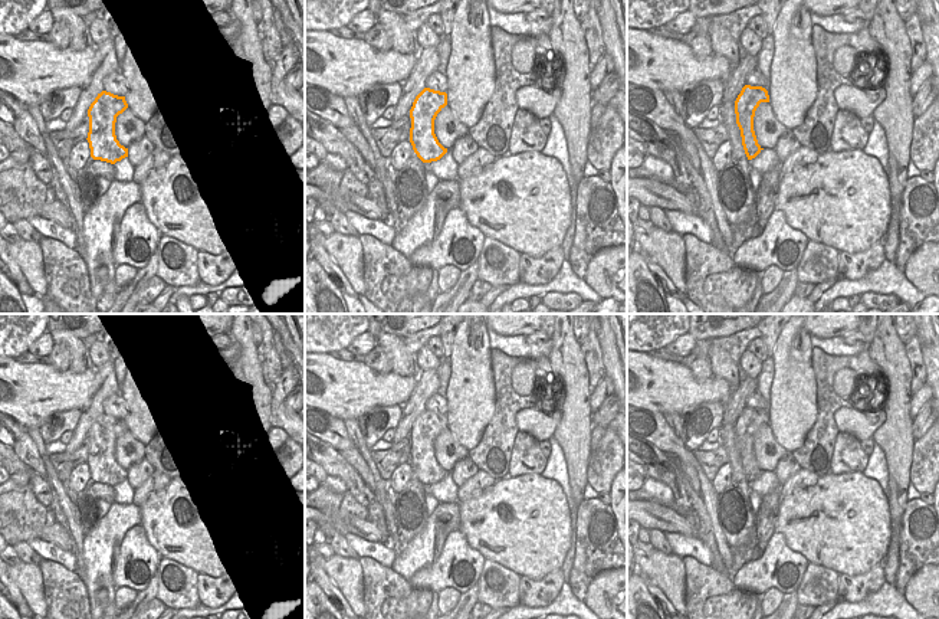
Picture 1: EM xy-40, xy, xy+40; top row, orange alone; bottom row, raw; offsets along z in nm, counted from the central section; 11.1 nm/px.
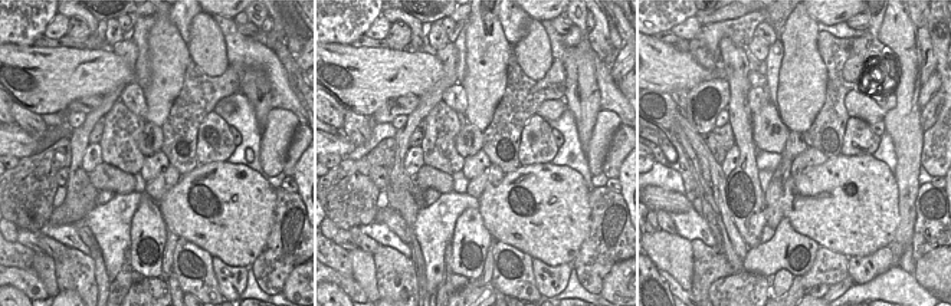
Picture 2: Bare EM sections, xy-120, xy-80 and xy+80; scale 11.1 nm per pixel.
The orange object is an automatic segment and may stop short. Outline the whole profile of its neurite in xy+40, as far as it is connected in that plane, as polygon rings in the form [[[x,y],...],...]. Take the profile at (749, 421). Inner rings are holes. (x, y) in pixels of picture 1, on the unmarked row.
[[[745,407],[735,423],[736,446],[741,452],[742,468],[748,482],[755,481],[764,471],[754,453],[755,433],[761,425],[769,425],[768,413],[762,409]]]

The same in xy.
[[[424,410],[413,425],[410,465],[423,485],[437,484],[447,475],[434,456],[434,442],[446,428],[447,416],[430,410]]]

